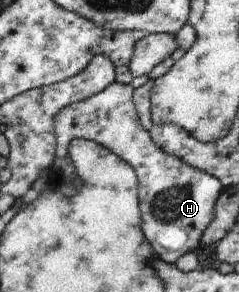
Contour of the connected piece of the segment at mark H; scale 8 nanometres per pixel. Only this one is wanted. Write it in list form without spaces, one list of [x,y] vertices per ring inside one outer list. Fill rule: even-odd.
[[[114,81],[102,92],[64,107],[55,116],[52,126],[56,150],[53,165],[47,170],[50,186],[65,197],[73,197],[82,190],[68,154],[73,140],[84,139],[106,147],[135,170],[141,227],[149,245],[157,242],[165,250],[173,252],[173,256],[181,257],[201,246],[201,236],[214,218],[213,208],[223,187],[217,178],[166,154],[153,143],[150,133],[140,124],[132,102],[133,92],[130,85]]]

